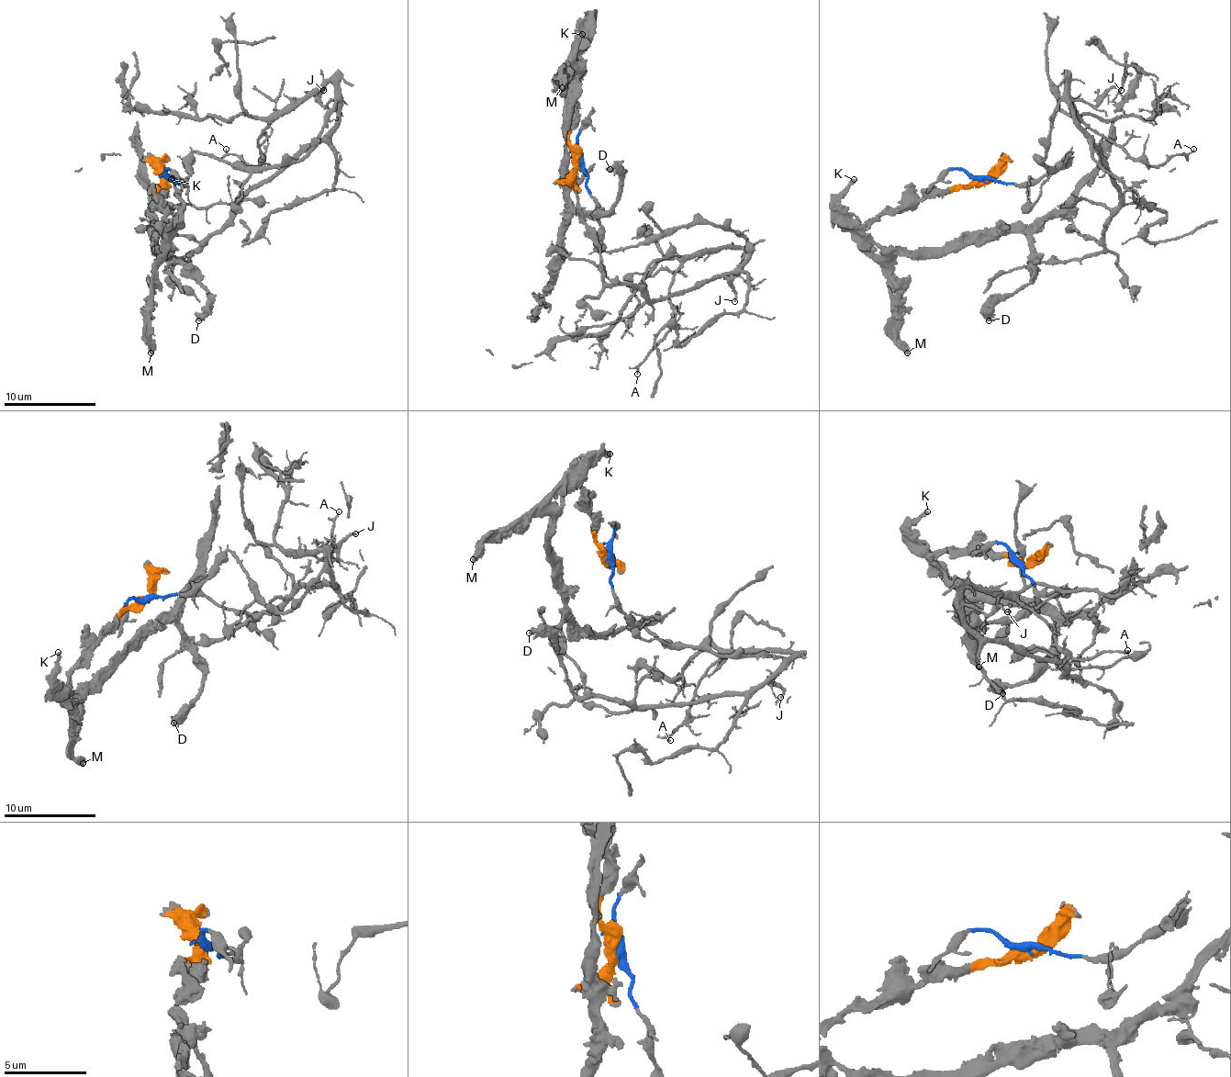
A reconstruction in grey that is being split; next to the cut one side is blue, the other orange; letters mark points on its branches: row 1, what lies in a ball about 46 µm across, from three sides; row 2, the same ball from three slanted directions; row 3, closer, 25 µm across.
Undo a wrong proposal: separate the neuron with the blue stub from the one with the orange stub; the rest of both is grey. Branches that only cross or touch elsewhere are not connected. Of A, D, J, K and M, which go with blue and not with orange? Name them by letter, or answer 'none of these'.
A, J

